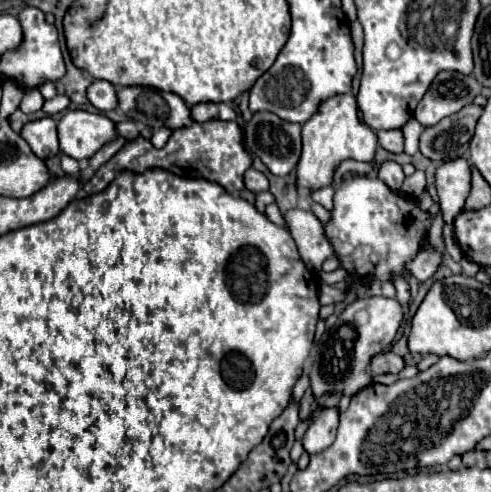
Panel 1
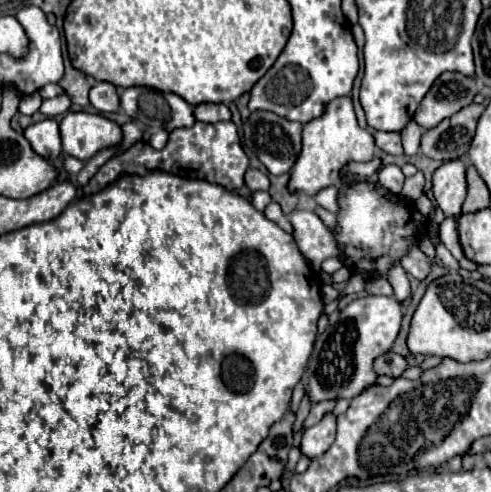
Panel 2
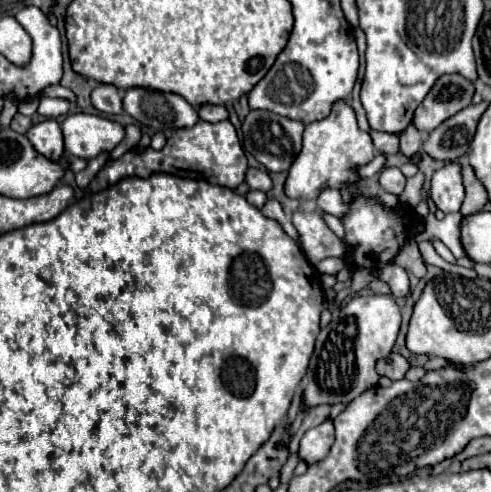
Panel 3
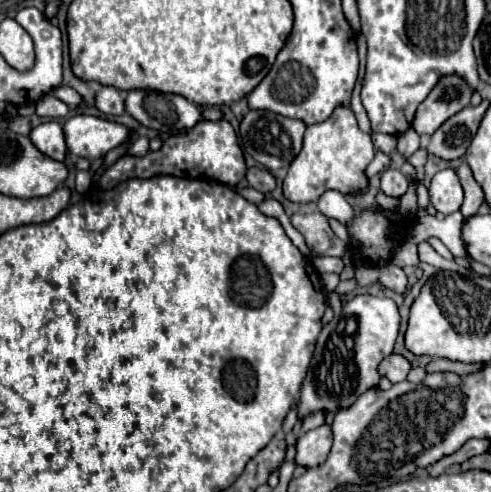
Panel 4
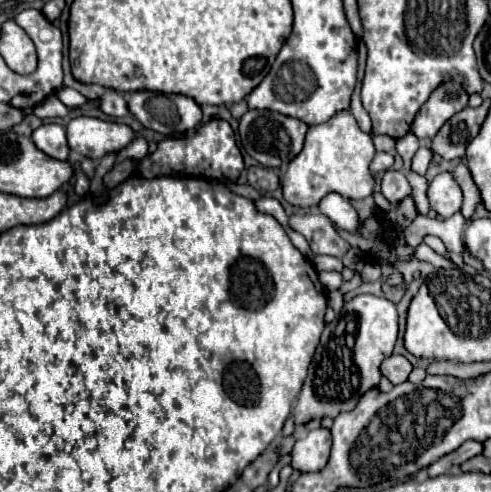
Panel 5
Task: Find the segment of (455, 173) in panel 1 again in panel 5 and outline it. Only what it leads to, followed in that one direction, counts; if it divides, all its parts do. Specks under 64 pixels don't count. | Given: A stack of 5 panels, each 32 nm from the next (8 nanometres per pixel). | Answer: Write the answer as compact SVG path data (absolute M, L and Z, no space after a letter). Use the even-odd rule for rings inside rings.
M450 172L438 174L430 182L428 200L430 200L430 208L436 210L436 214L442 218L450 218L452 214L460 212L462 192L460 192L460 186L456 184L456 180L452 178Z

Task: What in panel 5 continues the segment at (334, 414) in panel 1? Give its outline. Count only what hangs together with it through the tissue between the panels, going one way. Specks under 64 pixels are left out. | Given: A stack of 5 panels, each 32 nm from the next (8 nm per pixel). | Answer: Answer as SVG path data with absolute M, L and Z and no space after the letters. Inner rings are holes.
M324 428L310 430L304 438L296 440L292 448L292 460L290 466L294 470L300 470L302 474L308 472L320 472L328 464L330 456L330 432Z

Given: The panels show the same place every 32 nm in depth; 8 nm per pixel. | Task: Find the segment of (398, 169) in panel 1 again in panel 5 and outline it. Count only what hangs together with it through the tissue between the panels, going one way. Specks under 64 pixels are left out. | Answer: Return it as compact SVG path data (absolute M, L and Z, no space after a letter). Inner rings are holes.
M386 170L382 178L382 194L390 204L400 204L404 198L412 194L412 188L404 176L404 172Z

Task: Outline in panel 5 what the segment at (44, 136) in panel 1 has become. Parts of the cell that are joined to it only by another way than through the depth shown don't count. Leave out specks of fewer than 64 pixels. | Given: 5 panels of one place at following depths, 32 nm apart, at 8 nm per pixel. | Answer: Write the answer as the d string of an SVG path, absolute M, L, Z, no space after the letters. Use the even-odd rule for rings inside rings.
M42 124L38 130L34 130L32 138L34 138L38 150L48 154L50 158L66 160L70 154L66 130L60 124Z

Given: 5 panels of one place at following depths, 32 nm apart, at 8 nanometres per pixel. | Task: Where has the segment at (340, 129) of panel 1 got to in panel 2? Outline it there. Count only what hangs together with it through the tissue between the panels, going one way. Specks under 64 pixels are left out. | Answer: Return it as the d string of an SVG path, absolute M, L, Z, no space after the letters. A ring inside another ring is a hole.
M350 96L336 98L328 104L328 112L308 124L302 130L302 152L290 170L288 190L292 194L302 192L308 196L316 196L322 188L336 186L344 174L342 168L348 162L370 162L374 158L376 146L370 130L362 130L356 122L354 106Z

